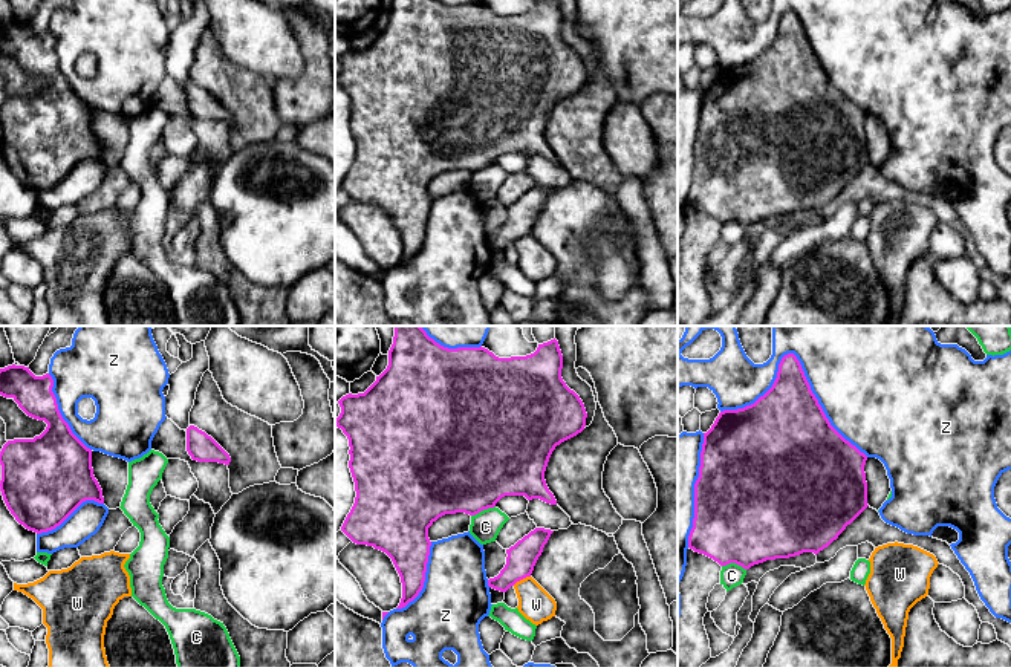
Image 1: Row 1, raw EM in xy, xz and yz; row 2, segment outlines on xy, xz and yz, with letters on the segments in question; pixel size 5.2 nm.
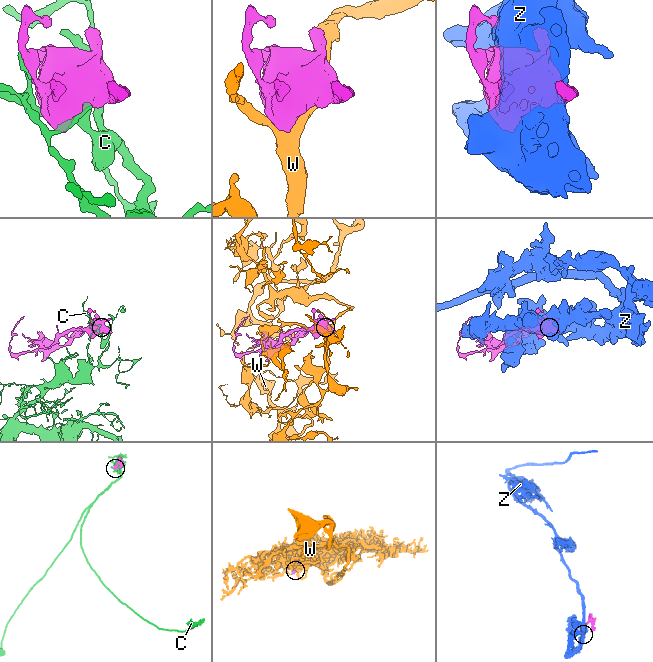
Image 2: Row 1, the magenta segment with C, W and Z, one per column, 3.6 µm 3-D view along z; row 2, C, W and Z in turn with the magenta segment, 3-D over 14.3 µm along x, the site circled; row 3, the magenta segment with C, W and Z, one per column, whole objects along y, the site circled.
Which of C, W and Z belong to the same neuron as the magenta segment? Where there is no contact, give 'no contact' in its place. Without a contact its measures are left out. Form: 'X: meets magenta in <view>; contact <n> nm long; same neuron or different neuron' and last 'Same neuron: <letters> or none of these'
C: meets magenta in xz; contact 140 nm long; different neuron
W: meets magenta in xz; contact 110 nm long; different neuron
Z: meets magenta in yz; contact 800 nm long; different neuron
Same neuron: none of these

